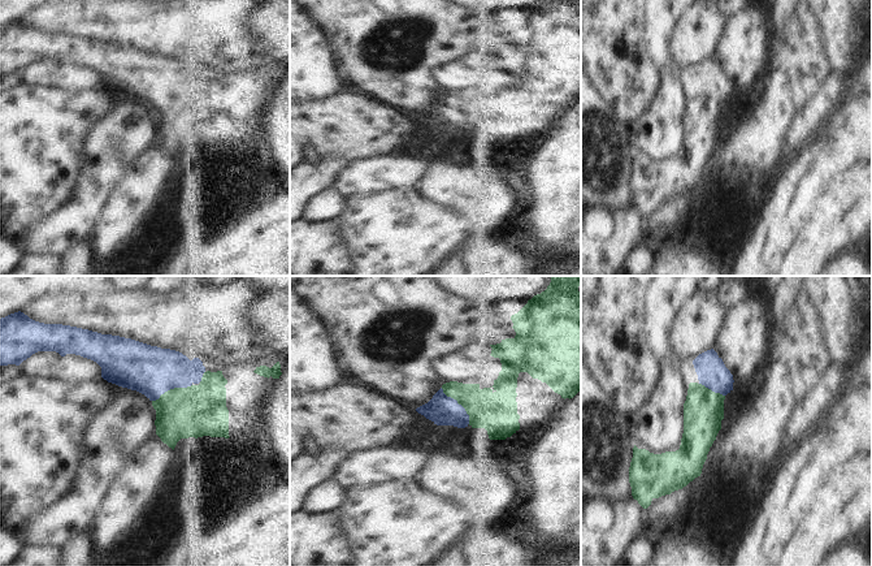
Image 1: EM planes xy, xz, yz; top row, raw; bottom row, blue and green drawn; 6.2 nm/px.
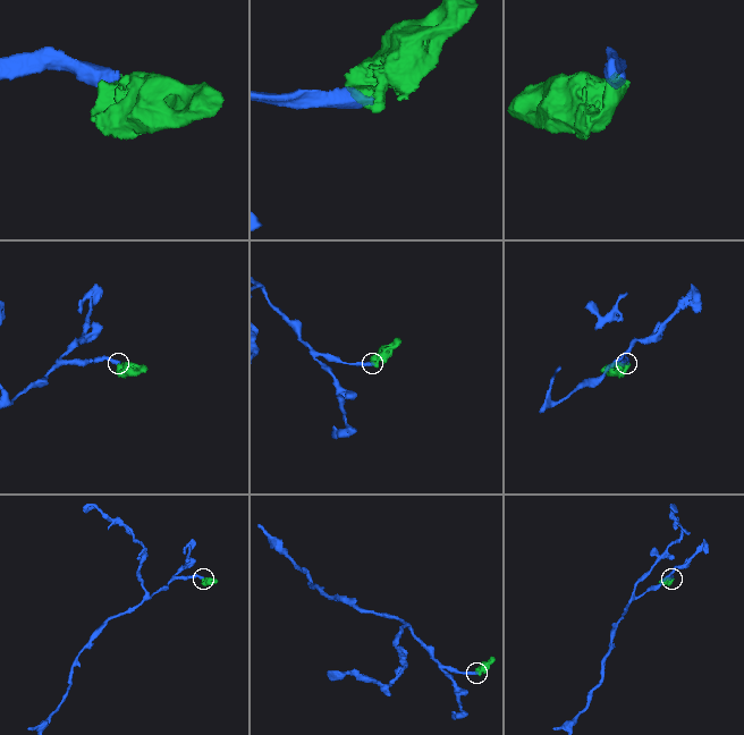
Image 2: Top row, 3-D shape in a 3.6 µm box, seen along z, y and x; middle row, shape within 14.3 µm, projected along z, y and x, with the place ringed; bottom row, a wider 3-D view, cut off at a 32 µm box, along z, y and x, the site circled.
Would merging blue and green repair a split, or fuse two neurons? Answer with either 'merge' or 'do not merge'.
merge

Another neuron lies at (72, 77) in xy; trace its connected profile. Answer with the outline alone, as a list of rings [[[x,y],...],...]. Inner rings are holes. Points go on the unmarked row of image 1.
[[[38,60],[19,73],[21,82],[36,87],[53,87],[82,92],[101,86],[101,75],[75,62],[61,65],[56,60]]]

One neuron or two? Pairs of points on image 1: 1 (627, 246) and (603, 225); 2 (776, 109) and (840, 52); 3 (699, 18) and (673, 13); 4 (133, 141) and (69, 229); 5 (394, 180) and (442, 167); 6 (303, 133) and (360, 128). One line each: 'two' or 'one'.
1: one
2: two
3: two
4: one
5: two
6: one

